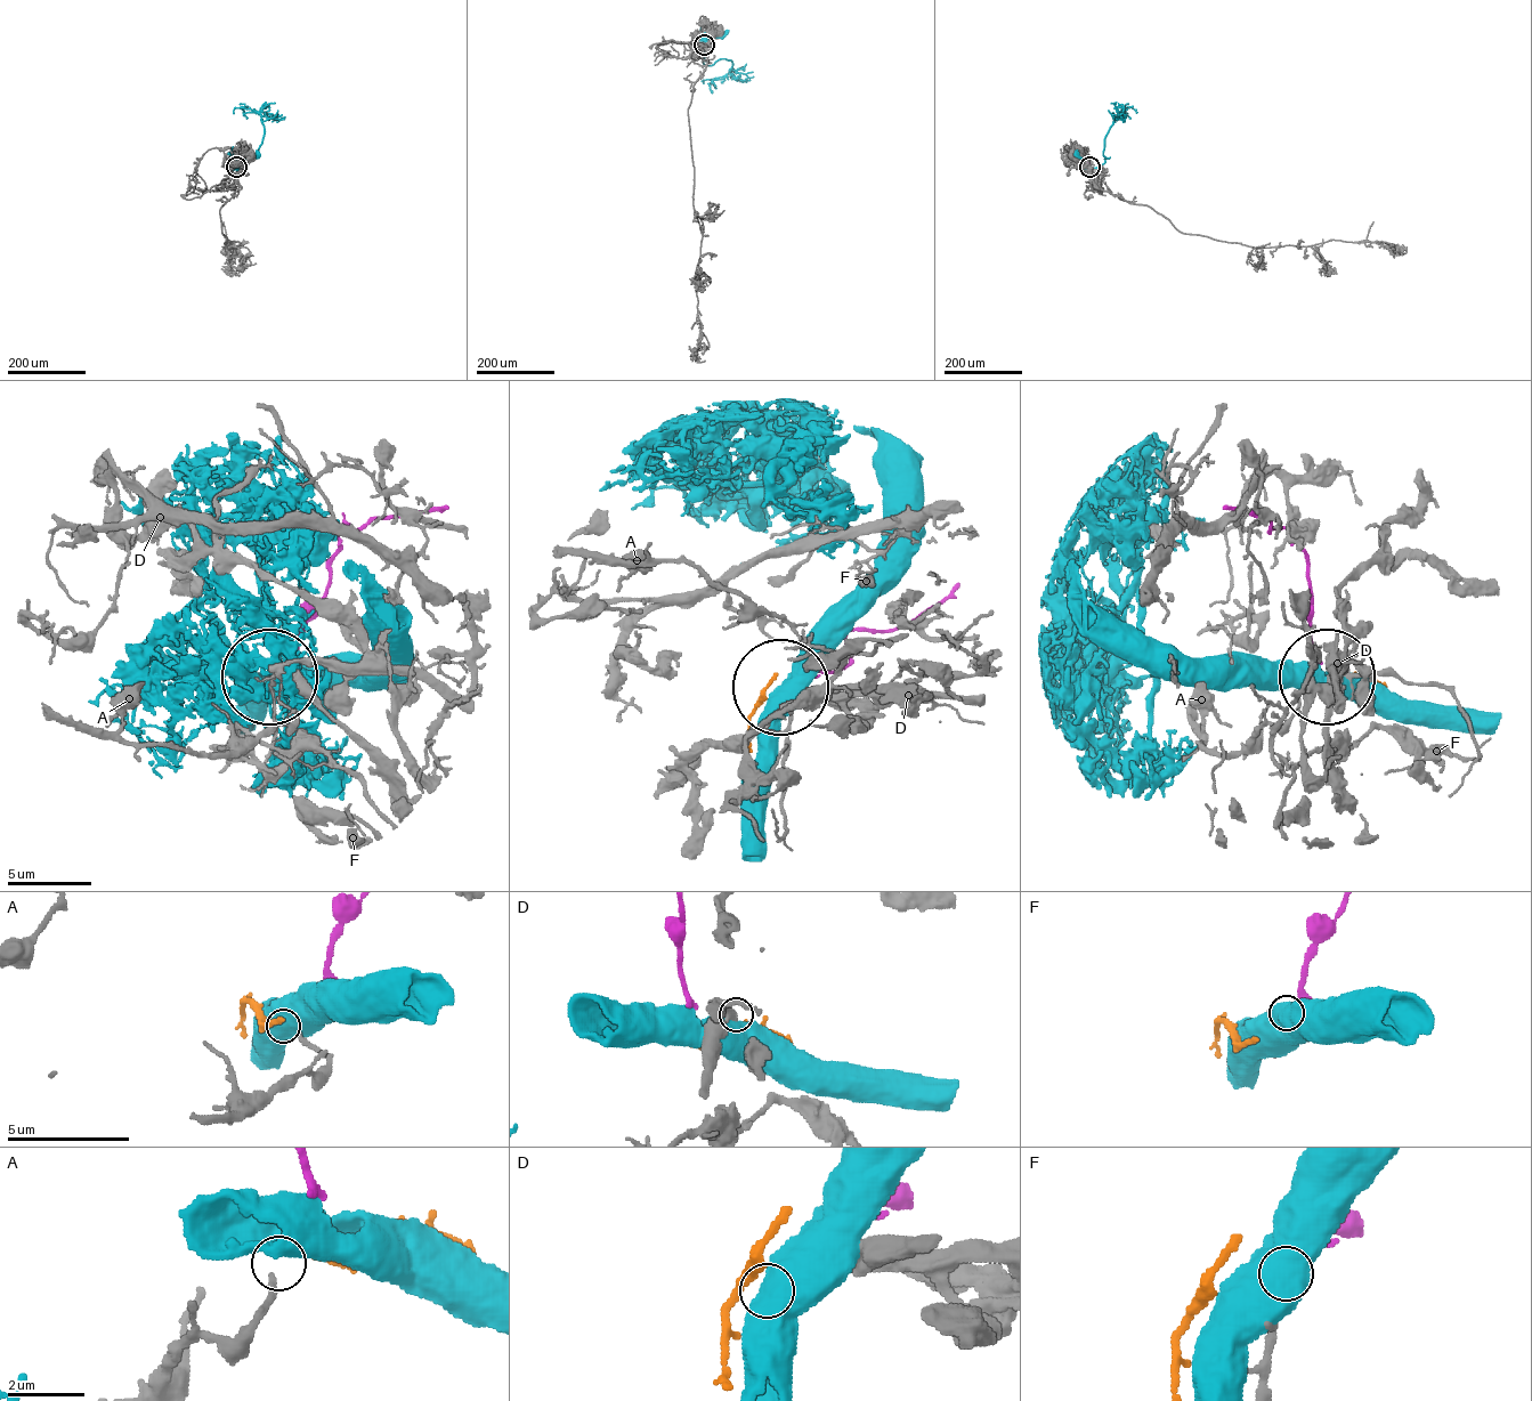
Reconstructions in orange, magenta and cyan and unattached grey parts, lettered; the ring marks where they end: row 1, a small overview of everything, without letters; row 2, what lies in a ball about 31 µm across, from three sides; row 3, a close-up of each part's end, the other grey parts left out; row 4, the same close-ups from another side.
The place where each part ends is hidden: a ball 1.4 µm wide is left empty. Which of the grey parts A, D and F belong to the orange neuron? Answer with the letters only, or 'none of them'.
A

